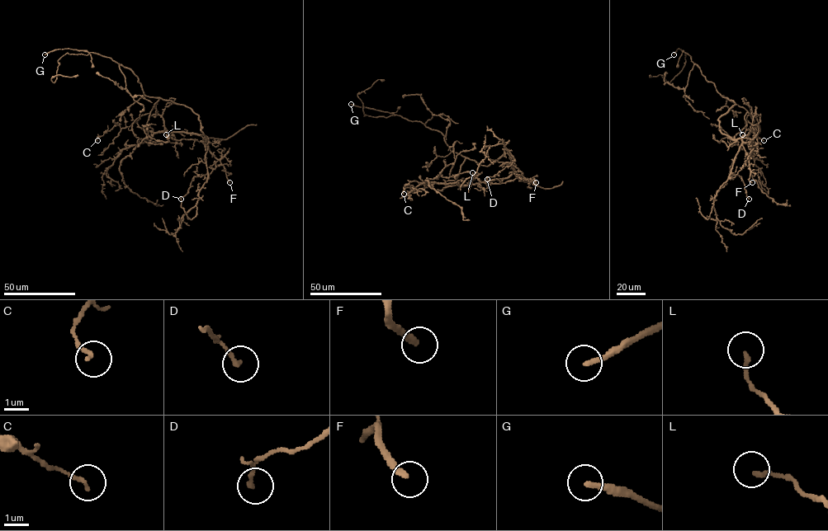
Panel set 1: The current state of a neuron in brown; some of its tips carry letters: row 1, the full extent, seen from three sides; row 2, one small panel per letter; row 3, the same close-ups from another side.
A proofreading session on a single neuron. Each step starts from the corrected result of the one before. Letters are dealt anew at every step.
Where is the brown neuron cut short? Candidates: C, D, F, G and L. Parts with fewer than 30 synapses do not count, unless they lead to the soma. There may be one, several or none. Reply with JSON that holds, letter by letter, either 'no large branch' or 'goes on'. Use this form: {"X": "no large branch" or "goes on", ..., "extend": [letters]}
{"C": "no large branch", "D": "no large branch", "F": "goes on", "G": "goes on", "L": "no large branch", "extend": ["F", "G"]}

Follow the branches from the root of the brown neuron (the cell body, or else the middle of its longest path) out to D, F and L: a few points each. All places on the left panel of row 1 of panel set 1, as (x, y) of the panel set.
D: (176, 104), (198, 116), (207, 138), (208, 176), (194, 176), (181, 199)
F: (176, 104), (189, 107), (198, 116), (201, 130), (208, 138), (209, 149), (224, 166), (229, 182)
L: (176, 104), (189, 107), (198, 116), (201, 130), (210, 142), (176, 140), (166, 134)

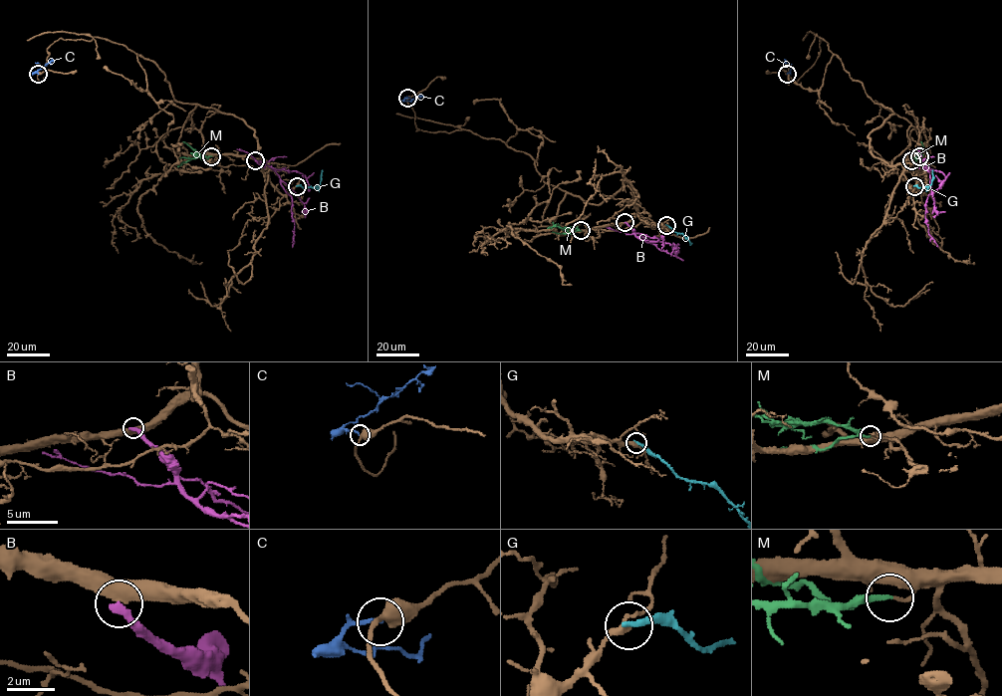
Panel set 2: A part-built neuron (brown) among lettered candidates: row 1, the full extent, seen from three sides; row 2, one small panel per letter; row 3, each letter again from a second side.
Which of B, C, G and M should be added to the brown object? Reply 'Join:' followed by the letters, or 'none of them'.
Join: none of them

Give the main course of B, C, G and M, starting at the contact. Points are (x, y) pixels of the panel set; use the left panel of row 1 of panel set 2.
B: (256, 160), (273, 169), (291, 196), (294, 225), (292, 247)
C: (38, 74), (34, 72), (54, 59)
G: (297, 186), (318, 186), (323, 170)
M: (211, 156), (192, 158), (177, 166)

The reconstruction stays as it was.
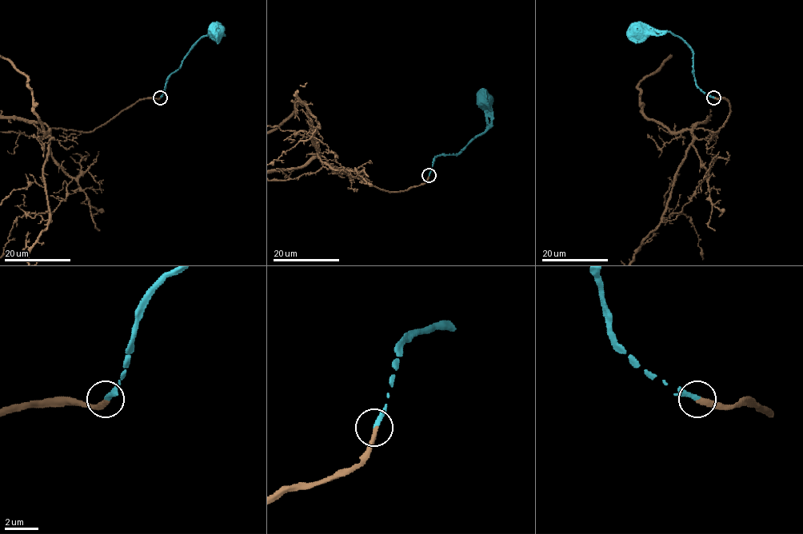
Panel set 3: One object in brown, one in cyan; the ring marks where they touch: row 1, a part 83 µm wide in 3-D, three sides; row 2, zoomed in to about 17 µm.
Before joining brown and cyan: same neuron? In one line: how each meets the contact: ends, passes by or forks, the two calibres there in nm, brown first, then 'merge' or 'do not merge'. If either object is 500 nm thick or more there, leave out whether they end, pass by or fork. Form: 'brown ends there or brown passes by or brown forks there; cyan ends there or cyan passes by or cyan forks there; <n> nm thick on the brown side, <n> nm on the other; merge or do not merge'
brown ends there; cyan ends there; 320 nm thick on the brown side, 280 nm on the other; merge

